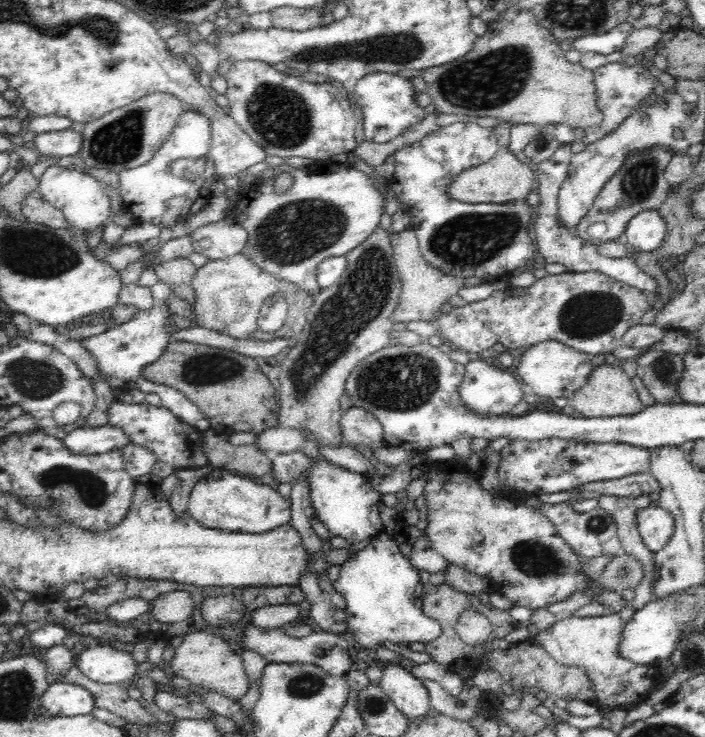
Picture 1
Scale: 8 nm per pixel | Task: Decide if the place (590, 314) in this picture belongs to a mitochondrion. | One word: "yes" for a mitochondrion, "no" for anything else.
yes

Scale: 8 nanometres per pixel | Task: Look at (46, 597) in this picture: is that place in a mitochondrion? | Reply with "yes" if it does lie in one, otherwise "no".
no

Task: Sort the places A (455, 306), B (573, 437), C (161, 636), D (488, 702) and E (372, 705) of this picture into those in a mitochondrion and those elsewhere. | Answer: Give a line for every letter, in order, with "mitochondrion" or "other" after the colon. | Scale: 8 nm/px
A: other
B: other
C: other
D: other
E: mitochondrion

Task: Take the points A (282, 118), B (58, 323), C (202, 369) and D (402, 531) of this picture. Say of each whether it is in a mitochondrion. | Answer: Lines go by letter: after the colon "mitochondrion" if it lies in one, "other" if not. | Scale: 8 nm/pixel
A: mitochondrion
B: other
C: mitochondrion
D: other

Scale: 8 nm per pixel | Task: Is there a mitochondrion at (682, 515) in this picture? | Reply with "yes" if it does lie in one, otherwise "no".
no

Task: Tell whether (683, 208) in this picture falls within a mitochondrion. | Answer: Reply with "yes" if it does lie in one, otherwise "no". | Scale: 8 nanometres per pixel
no

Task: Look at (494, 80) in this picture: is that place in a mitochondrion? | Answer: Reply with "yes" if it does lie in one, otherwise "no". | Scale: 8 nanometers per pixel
yes

